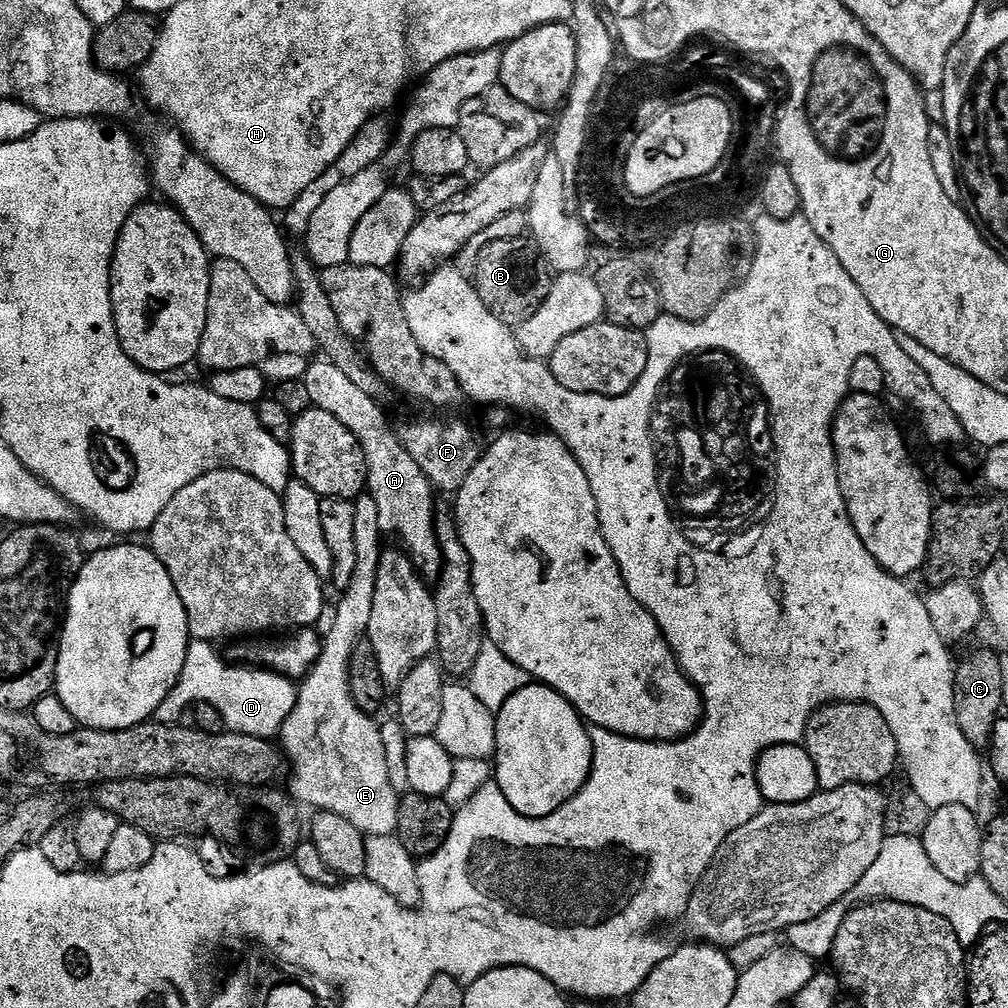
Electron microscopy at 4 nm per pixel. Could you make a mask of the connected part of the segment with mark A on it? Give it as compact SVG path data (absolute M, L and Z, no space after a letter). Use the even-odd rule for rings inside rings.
M323 358L316 359L309 363L304 376L310 402L312 407L326 410L326 414L334 414L334 418L338 418L338 422L342 422L342 426L346 426L346 430L358 438L368 467L366 492L378 505L381 533L393 532L400 539L399 547L425 581L439 581L444 559L436 537L437 493L426 474L422 474L418 462L414 462L414 458L410 458L402 446L394 428L392 432L387 416L380 409L383 408L381 401L365 394L343 370L338 370L338 366Z

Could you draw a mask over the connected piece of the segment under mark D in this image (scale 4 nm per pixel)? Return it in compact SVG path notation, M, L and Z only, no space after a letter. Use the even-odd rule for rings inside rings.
M192 640L186 654L186 666L170 694L158 706L155 719L162 724L183 721L184 711L193 705L210 702L222 714L225 729L251 736L272 738L290 718L296 705L297 685L287 676L280 676L263 666L245 666L229 662L215 652L207 640Z

